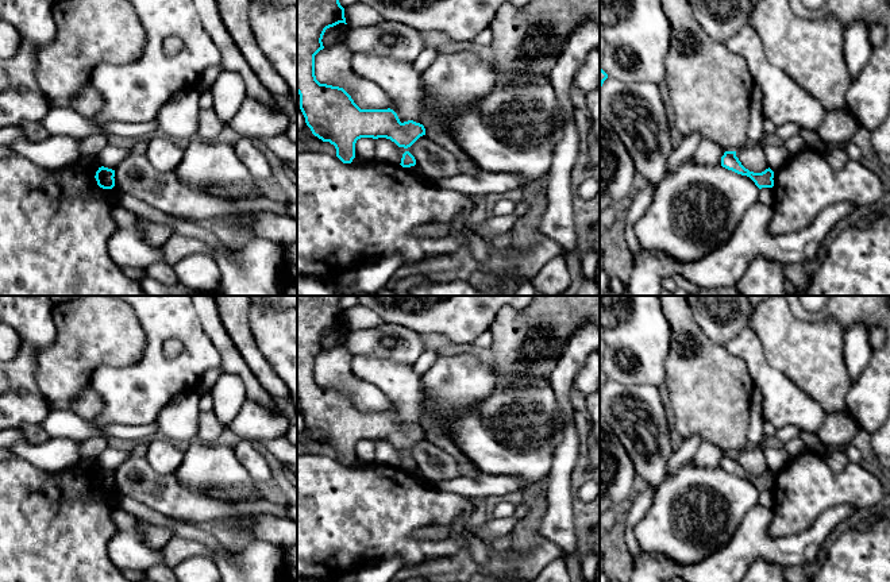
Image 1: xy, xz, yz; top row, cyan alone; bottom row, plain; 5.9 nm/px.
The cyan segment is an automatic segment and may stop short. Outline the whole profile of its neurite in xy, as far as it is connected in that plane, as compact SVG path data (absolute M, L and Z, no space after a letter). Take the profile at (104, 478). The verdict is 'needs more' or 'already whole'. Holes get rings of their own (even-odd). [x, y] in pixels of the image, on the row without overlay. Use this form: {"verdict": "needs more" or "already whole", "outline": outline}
{"verdict": "already whole", "outline": "M104 469L99 470L95 478L97 487L103 492L112 492L115 489L113 479L115 479L115 473Z"}

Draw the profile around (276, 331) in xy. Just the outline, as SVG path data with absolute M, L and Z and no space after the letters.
M253 302L250 325L259 350L288 386L297 411L297 308L266 309Z

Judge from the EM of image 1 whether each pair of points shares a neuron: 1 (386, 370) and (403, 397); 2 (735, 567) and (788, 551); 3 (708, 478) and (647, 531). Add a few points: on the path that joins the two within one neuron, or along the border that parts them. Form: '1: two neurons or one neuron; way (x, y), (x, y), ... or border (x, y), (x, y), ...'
1: one neuron; way (392, 377), (403, 390)
2: one neuron; way (748, 554), (751, 551), (774, 551)
3: one neuron; way (690, 481), (669, 498), (665, 513)

